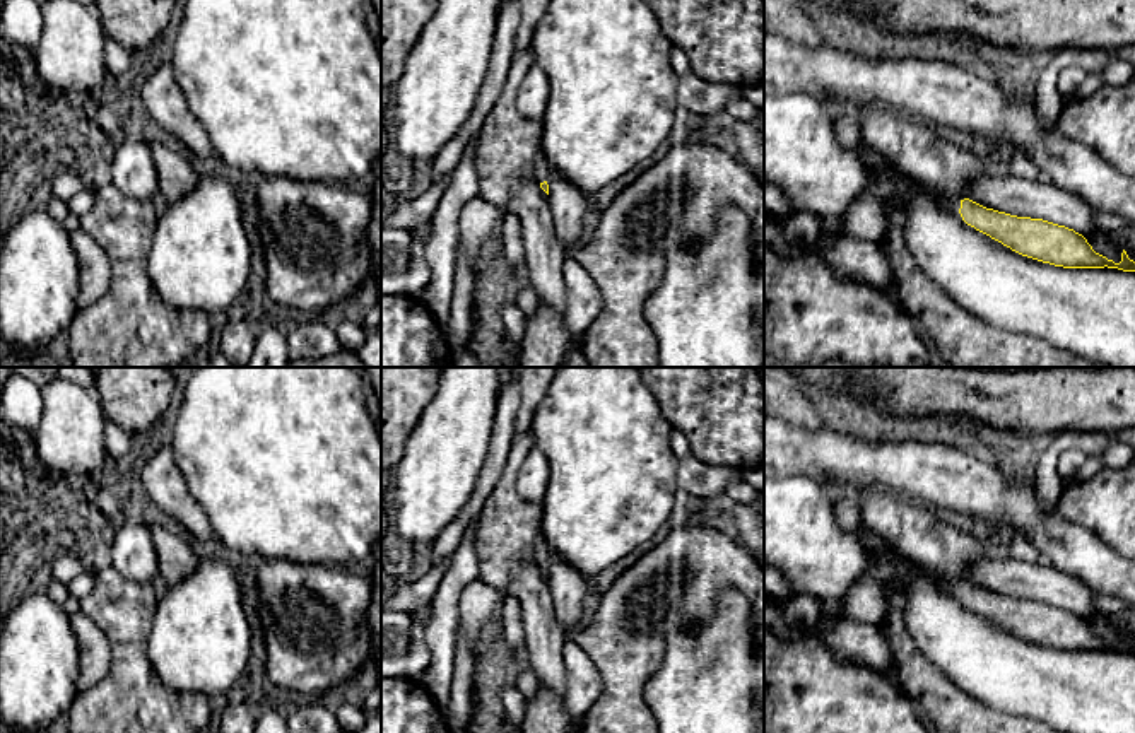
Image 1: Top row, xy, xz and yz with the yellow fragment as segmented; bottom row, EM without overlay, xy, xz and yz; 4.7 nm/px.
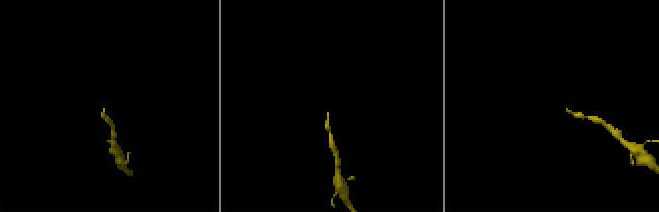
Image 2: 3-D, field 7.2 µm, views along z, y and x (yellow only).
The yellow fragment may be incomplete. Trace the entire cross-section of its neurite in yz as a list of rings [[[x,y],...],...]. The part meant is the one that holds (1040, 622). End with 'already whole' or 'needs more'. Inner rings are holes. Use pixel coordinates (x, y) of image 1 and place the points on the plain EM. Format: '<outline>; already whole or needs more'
[[[942,576],[935,579],[952,595],[959,595],[962,603],[976,613],[1002,625],[1012,634],[1063,651],[1118,651],[1135,654],[1135,644],[1121,636],[1121,644],[1114,646],[1096,636],[1087,622],[1068,612],[1043,601],[1017,600],[993,591],[986,591],[969,581],[957,583]]]; needs more

